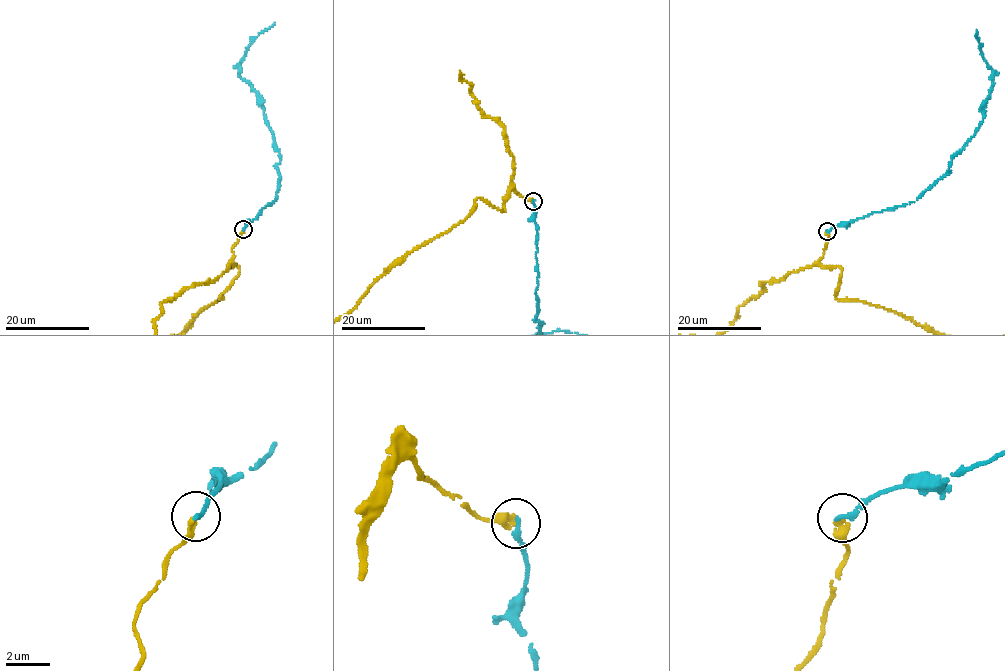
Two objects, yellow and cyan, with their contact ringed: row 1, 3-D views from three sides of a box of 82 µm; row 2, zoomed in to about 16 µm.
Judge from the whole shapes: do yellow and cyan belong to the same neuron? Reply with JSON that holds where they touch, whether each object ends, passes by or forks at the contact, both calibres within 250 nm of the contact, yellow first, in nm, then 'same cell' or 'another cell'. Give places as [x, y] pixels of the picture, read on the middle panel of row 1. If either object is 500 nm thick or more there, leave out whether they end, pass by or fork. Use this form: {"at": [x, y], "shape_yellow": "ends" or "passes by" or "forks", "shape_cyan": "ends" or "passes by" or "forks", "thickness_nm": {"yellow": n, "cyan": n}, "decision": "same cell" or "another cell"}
{"at": [533, 201], "shape_yellow": "ends", "shape_cyan": "ends", "thickness_nm": {"yellow": 280, "cyan": 220}, "decision": "same cell"}

